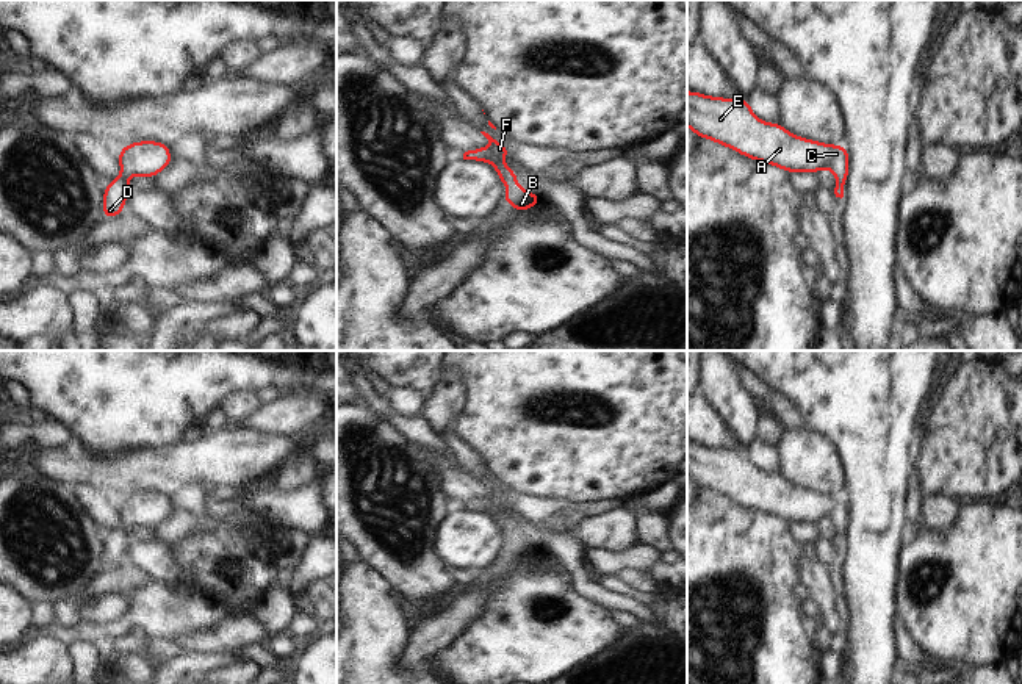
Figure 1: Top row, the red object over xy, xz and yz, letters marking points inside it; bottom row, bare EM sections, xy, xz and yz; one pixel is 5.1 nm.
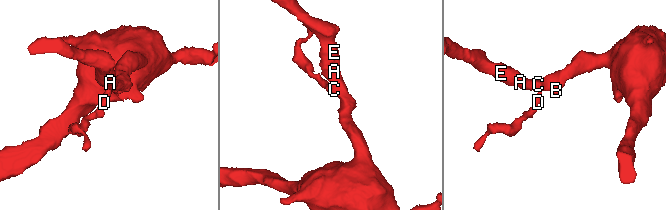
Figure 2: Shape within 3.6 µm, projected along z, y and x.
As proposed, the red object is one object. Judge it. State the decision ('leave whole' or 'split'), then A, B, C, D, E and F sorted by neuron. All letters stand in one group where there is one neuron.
leave whole; A B C D E F

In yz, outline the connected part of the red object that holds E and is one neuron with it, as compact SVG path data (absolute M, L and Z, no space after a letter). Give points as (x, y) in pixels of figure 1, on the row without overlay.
M690 441L687 476L700 488L712 490L787 523L815 524L828 518L836 524L836 548L844 548L850 523L847 498L803 490L789 484L781 474L765 474L751 463L748 449L729 451Z

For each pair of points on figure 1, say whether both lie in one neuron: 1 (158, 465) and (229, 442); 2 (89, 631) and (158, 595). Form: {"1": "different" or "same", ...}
{"1": "same", "2": "same"}

